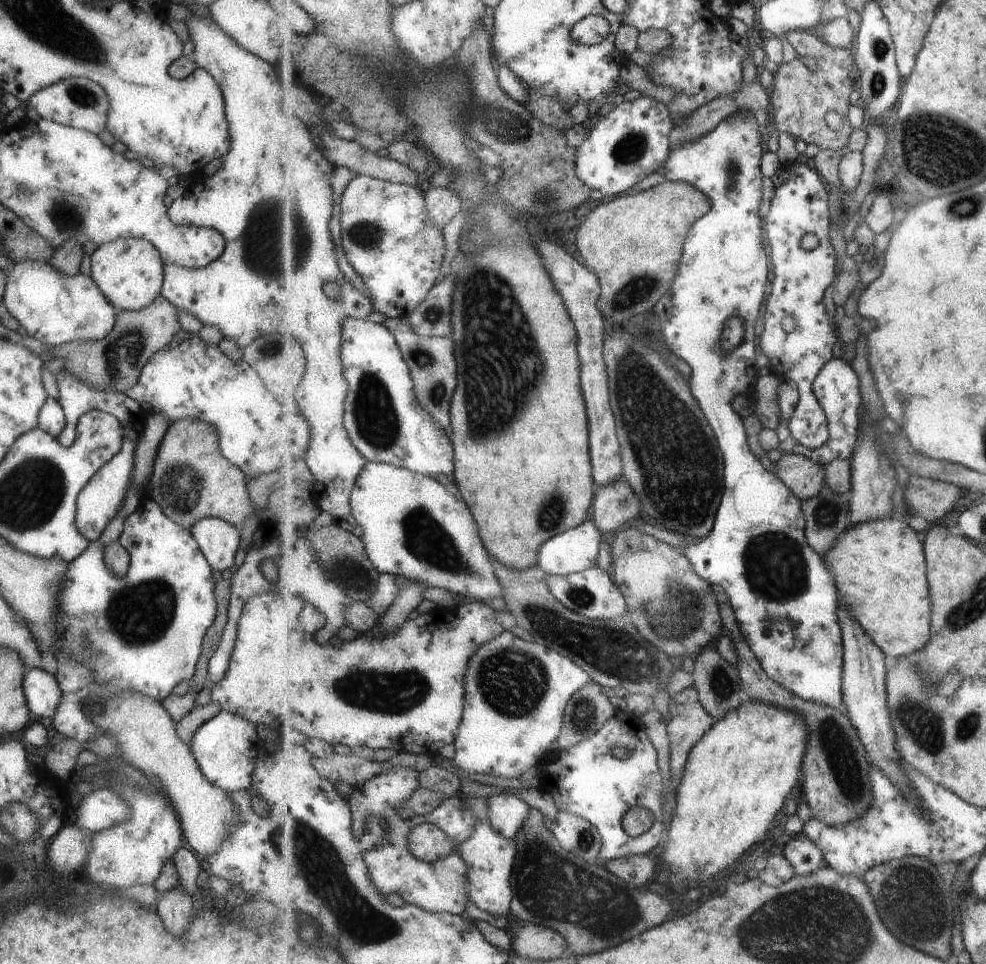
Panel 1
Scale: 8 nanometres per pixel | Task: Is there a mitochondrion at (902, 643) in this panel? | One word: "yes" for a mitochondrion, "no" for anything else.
no

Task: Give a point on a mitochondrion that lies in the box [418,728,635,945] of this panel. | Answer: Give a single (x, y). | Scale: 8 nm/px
(585, 840)

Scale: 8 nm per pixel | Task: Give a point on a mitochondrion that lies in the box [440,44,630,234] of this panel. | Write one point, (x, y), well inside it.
(493, 120)

